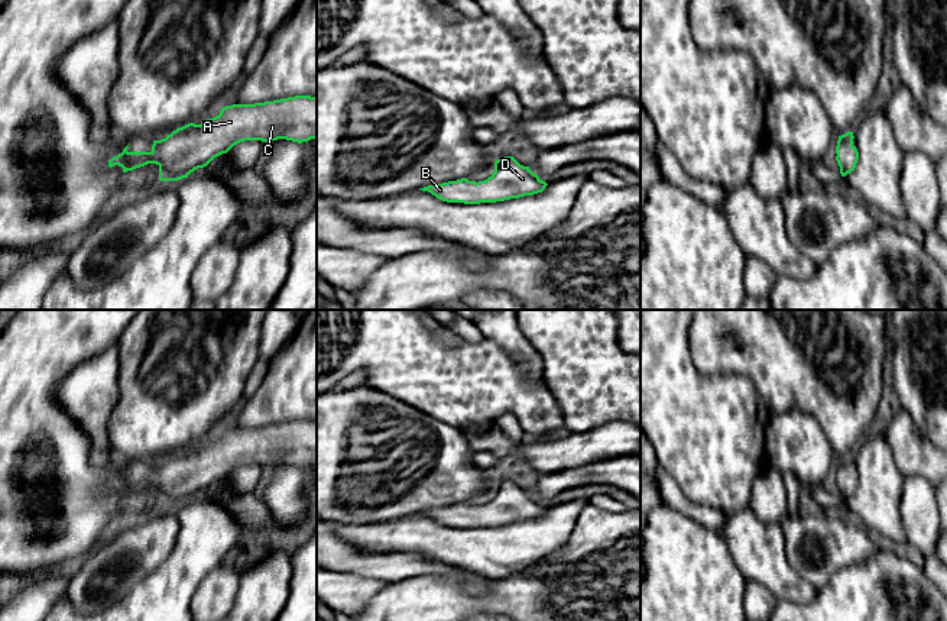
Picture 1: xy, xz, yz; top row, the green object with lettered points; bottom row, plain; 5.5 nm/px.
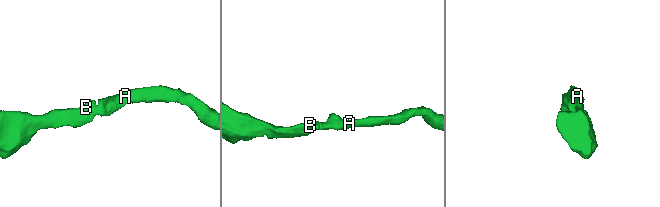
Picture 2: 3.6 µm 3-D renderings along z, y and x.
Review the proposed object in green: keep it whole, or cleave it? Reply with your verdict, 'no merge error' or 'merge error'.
no merge error

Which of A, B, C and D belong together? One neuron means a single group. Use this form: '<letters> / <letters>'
A B C D

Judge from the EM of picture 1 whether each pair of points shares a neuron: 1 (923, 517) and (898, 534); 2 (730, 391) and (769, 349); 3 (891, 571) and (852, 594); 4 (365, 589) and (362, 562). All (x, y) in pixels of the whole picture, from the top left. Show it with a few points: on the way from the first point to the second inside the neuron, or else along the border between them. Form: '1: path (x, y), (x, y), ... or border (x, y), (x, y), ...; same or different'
1: border (900, 497), (900, 517), (907, 540); different
2: border (709, 377), (745, 375), (758, 394); different
3: path (881, 579), (866, 594), (862, 594); same
4: border (331, 571), (372, 576), (388, 584); different

